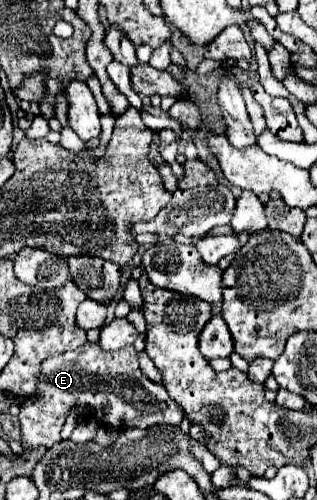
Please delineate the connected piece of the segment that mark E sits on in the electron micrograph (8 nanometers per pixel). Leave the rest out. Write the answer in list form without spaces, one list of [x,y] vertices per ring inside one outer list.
[[[85,342],[79,350],[51,356],[39,368],[39,390],[21,404],[21,446],[25,452],[37,448],[51,448],[61,440],[61,428],[73,408],[91,408],[91,416],[105,426],[115,430],[123,428],[151,428],[157,424],[179,426],[185,418],[183,410],[165,392],[159,394],[157,404],[149,404],[139,394],[139,362],[137,350],[125,346],[121,350],[103,352],[99,344]]]

